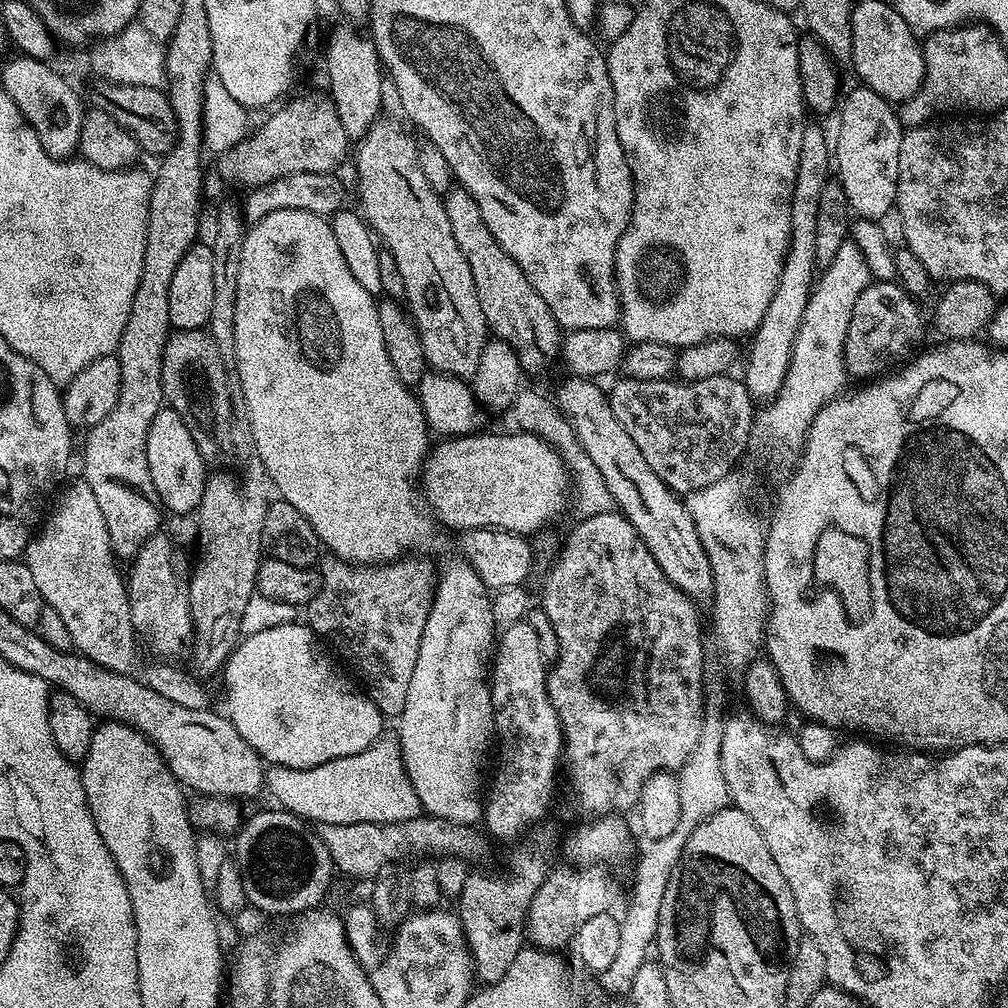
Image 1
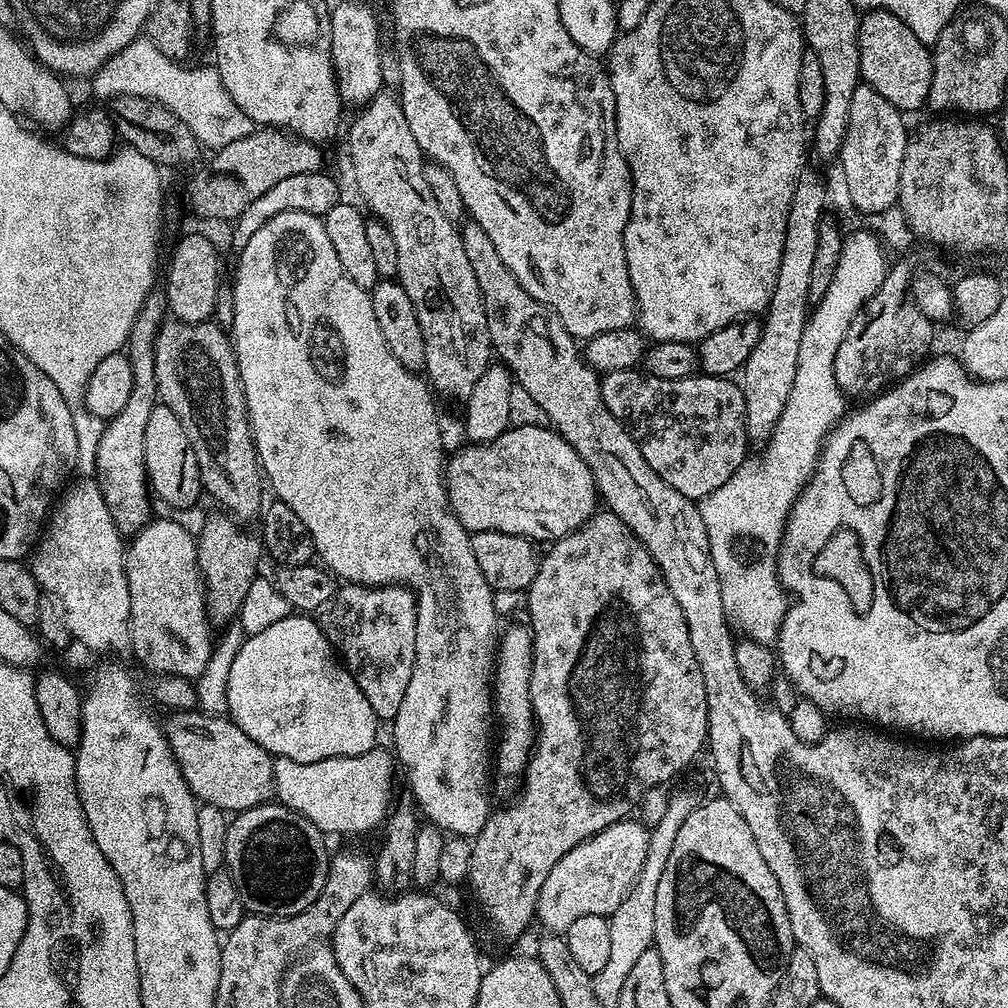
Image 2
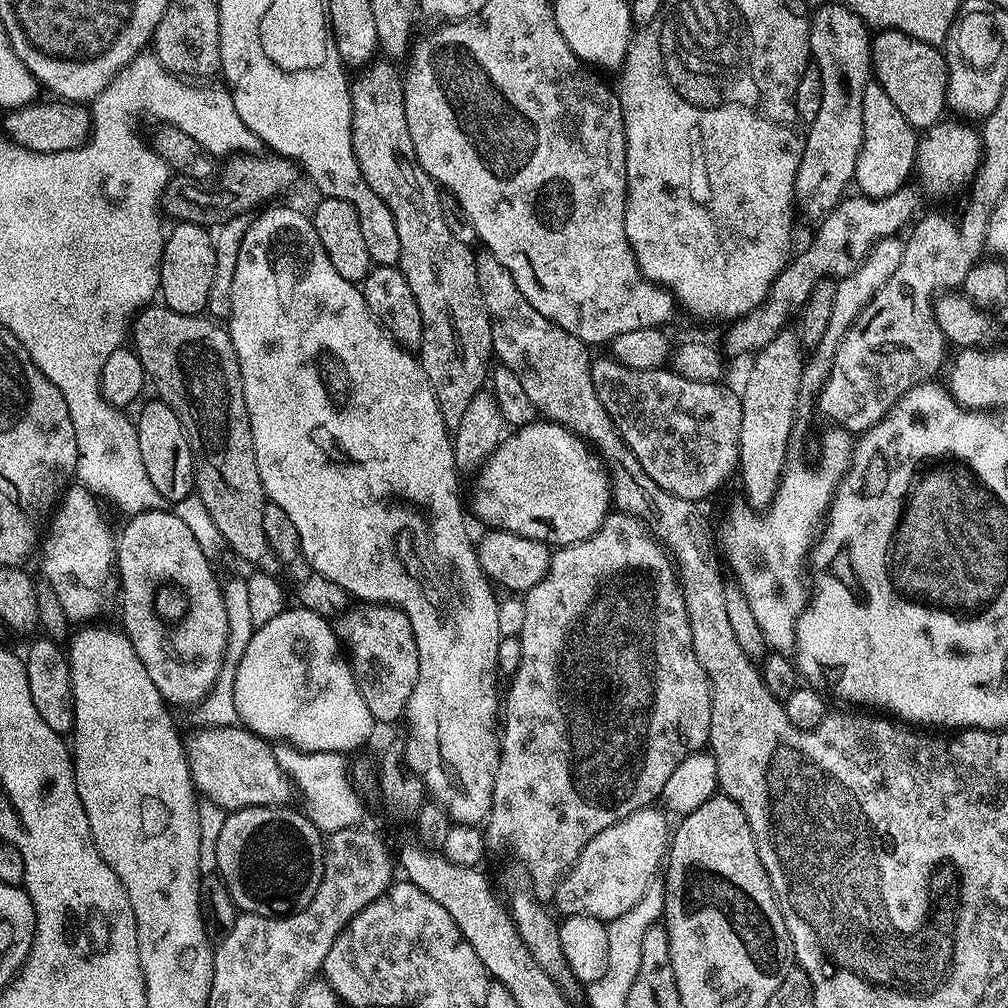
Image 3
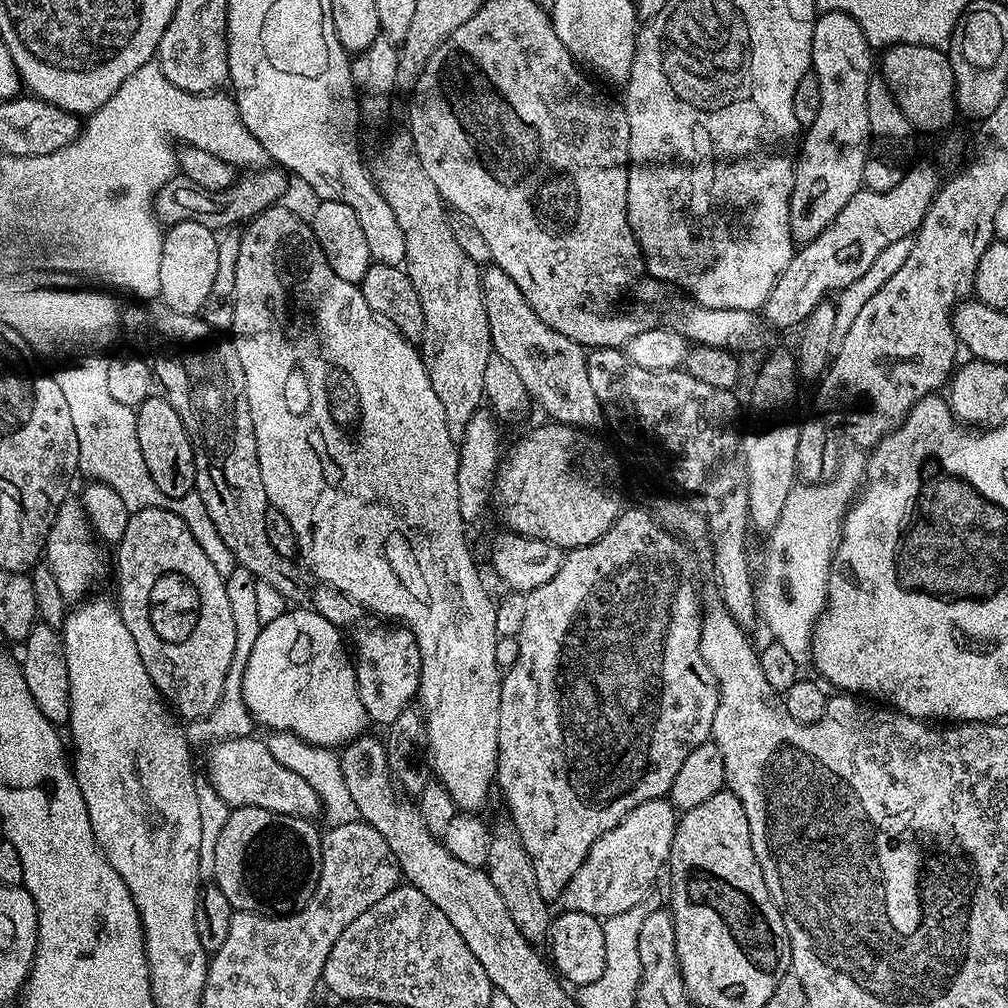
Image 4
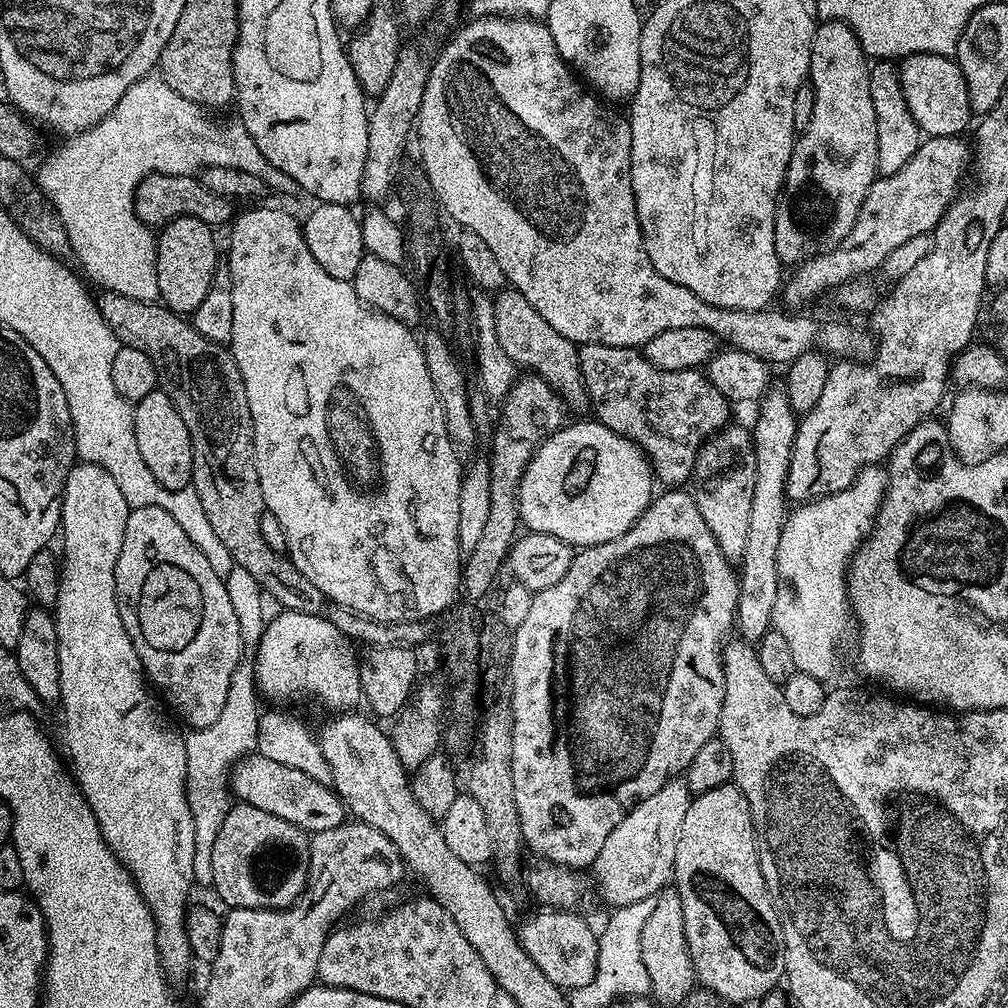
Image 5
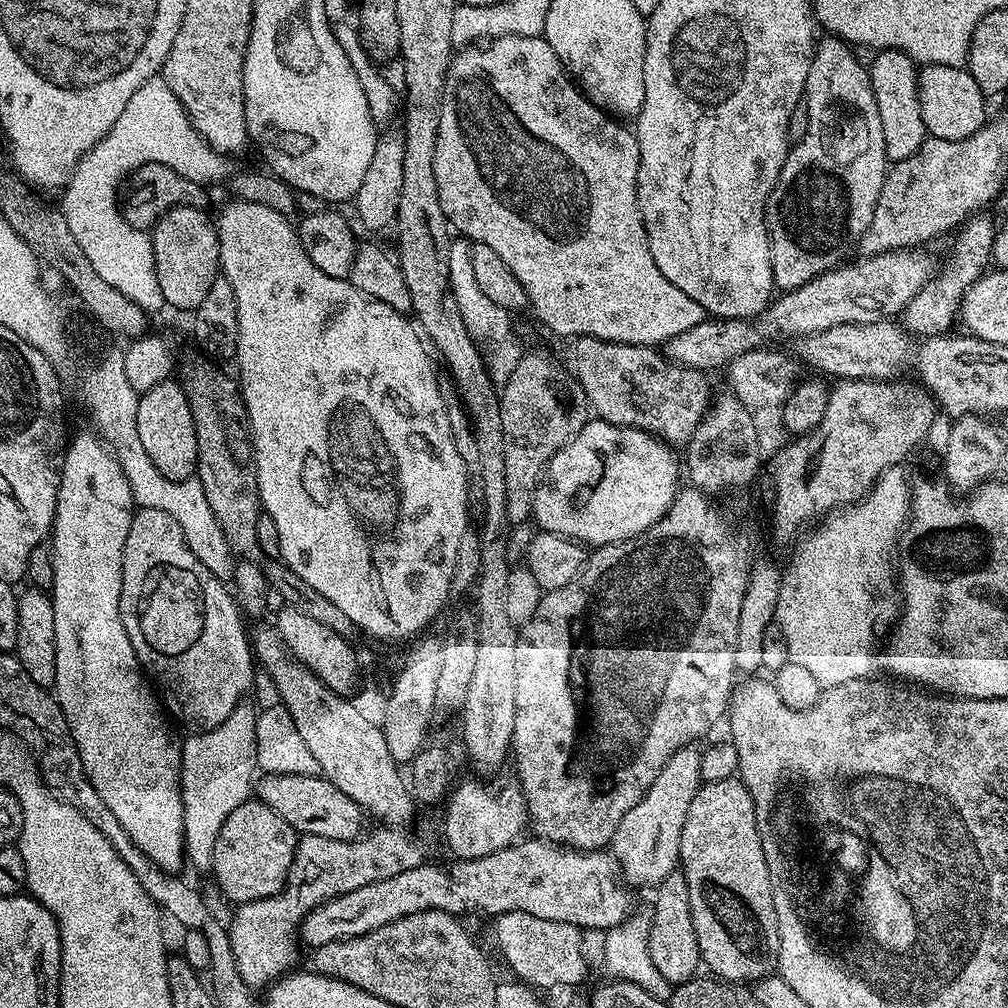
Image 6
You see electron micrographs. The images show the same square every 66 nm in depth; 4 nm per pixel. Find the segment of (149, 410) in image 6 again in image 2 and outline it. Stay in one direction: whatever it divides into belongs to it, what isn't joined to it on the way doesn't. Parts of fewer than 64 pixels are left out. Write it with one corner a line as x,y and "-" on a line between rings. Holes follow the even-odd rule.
157,403
156,408
150,410
150,418
146,422
144,470
148,473
148,482
157,501
160,499
169,504
172,510
197,507
199,500
196,499
202,496
198,462
194,458
190,438
186,438
186,430
182,430
182,422
178,422
174,410
165,404

